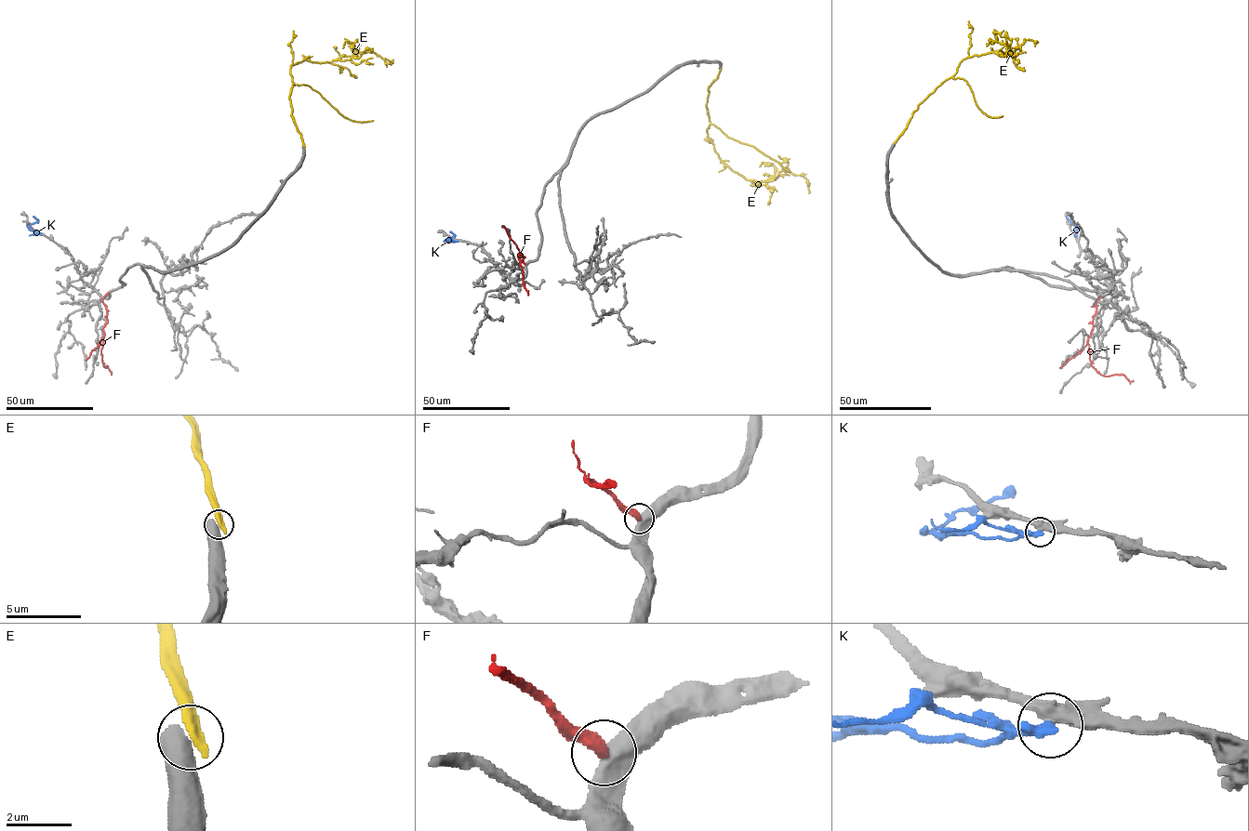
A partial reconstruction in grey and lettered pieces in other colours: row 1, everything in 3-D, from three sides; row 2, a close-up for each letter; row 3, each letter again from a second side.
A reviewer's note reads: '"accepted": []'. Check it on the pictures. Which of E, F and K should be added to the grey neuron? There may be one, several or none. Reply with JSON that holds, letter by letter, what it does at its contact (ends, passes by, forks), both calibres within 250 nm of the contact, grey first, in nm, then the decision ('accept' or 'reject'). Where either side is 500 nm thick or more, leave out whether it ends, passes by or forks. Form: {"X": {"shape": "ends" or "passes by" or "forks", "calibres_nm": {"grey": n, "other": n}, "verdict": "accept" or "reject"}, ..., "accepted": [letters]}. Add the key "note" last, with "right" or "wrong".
{"E": {"calibres_nm": {"grey": 650, "other": 480}, "verdict": "reject"}, "F": {"calibres_nm": {"grey": 500, "other": 440}, "verdict": "reject"}, "K": {"calibres_nm": {"grey": 550, "other": 380}, "verdict": "reject"}, "accepted": [], "note": "right"}

